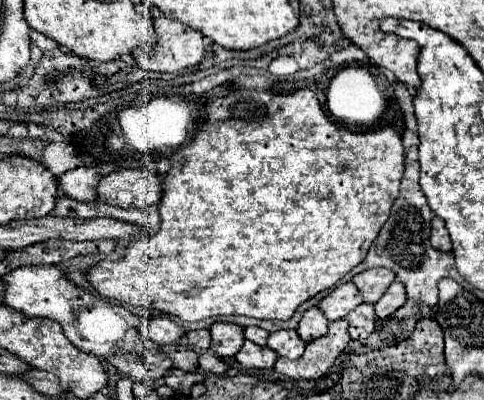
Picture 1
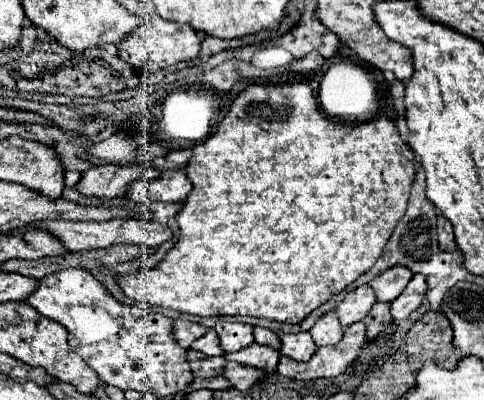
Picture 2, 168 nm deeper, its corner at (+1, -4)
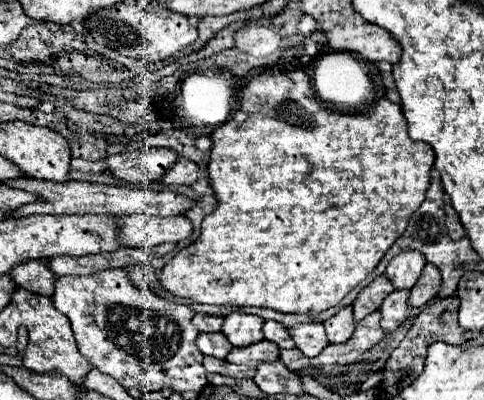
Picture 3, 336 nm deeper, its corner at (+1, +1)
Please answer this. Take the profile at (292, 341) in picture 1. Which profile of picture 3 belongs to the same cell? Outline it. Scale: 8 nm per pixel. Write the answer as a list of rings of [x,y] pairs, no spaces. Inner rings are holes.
[[[311,322],[311,324],[297,324],[293,328],[289,328],[291,338],[295,340],[295,346],[305,354],[305,356],[317,356],[327,344],[327,336],[325,336],[325,328],[323,324]]]

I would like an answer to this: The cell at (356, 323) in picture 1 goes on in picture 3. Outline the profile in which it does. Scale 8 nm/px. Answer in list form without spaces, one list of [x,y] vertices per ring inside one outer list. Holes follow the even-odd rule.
[[[395,290],[391,292],[379,306],[379,314],[381,314],[381,328],[385,332],[395,330],[407,316],[409,316],[409,306],[407,306],[407,298],[409,298],[409,290]]]

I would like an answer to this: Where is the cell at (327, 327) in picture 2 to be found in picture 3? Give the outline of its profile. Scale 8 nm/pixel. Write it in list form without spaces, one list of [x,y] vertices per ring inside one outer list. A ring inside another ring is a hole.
[[[343,308],[339,310],[335,316],[331,316],[327,322],[323,322],[325,330],[327,330],[327,338],[329,342],[345,342],[353,330],[355,330],[355,322],[353,322],[353,310],[351,308]]]

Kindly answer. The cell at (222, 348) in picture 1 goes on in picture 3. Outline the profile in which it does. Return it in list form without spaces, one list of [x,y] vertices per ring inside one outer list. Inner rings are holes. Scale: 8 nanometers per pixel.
[[[231,312],[229,316],[225,316],[221,332],[227,336],[227,340],[233,346],[249,346],[263,338],[261,324],[263,324],[263,318],[259,318],[259,316]]]

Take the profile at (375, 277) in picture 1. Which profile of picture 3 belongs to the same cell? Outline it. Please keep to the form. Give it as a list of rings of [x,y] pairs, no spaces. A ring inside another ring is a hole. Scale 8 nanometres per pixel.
[[[403,252],[389,262],[389,266],[385,268],[385,276],[391,280],[395,290],[401,288],[409,290],[417,282],[423,266],[425,266],[425,258],[421,258],[421,254]]]

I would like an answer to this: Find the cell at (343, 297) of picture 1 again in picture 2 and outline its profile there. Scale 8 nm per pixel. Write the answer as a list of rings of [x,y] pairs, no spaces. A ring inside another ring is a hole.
[[[361,285],[359,289],[347,293],[347,297],[337,305],[337,315],[341,325],[353,325],[363,321],[371,307],[377,303],[377,297],[369,285]]]

